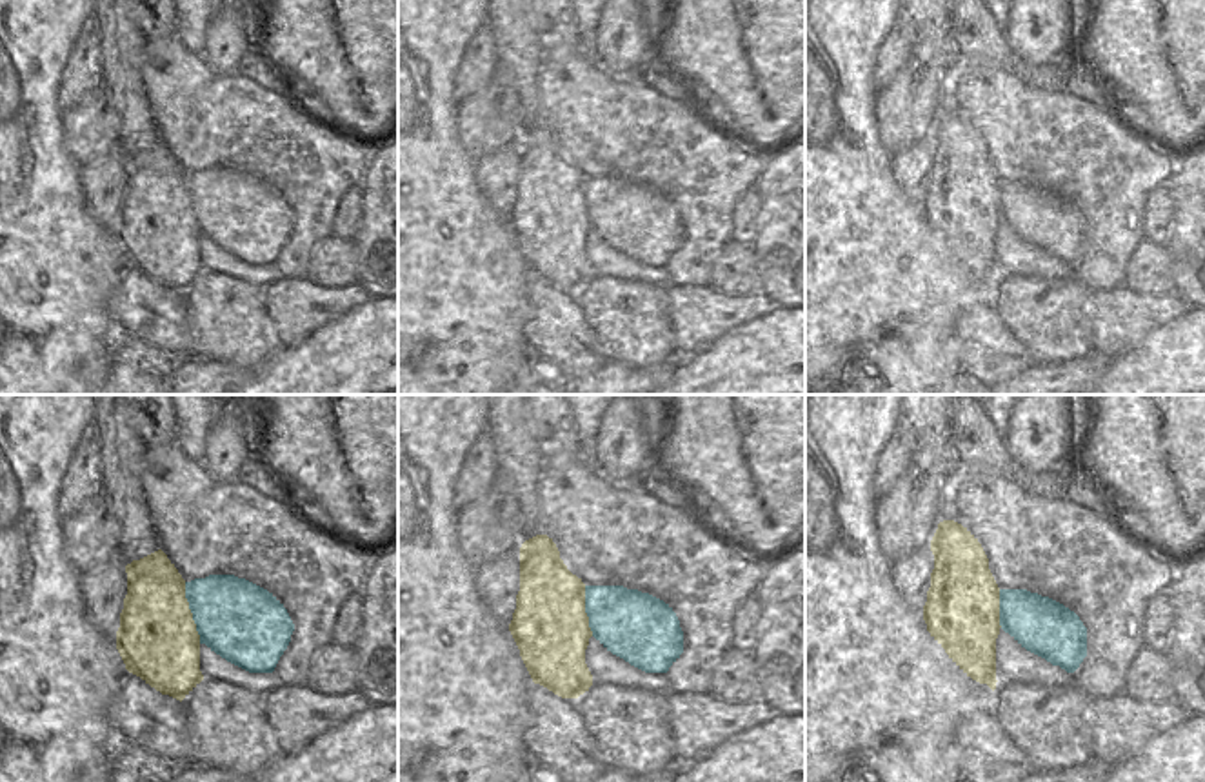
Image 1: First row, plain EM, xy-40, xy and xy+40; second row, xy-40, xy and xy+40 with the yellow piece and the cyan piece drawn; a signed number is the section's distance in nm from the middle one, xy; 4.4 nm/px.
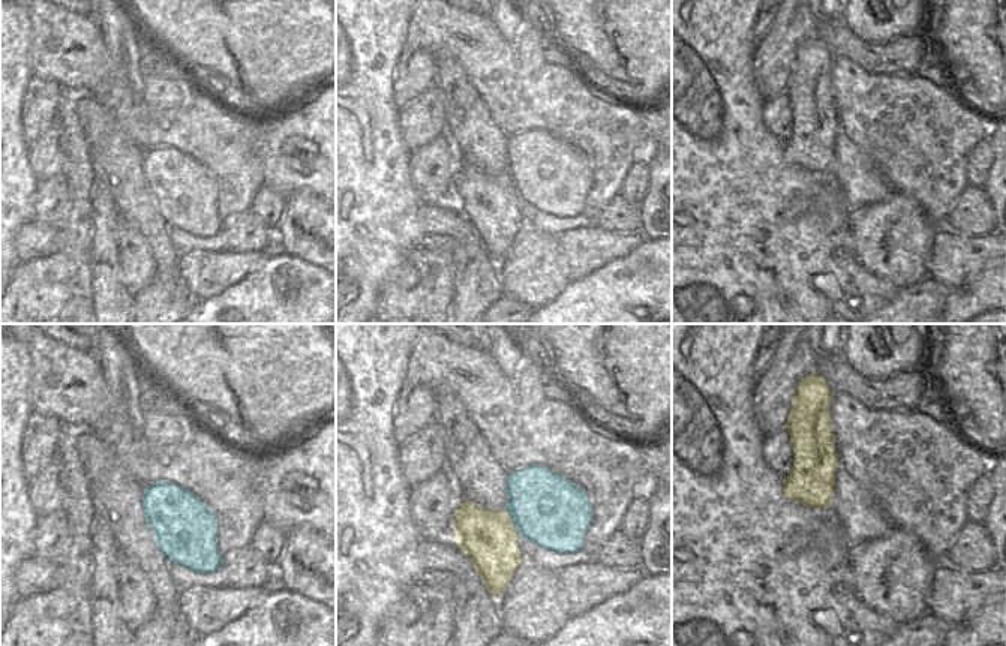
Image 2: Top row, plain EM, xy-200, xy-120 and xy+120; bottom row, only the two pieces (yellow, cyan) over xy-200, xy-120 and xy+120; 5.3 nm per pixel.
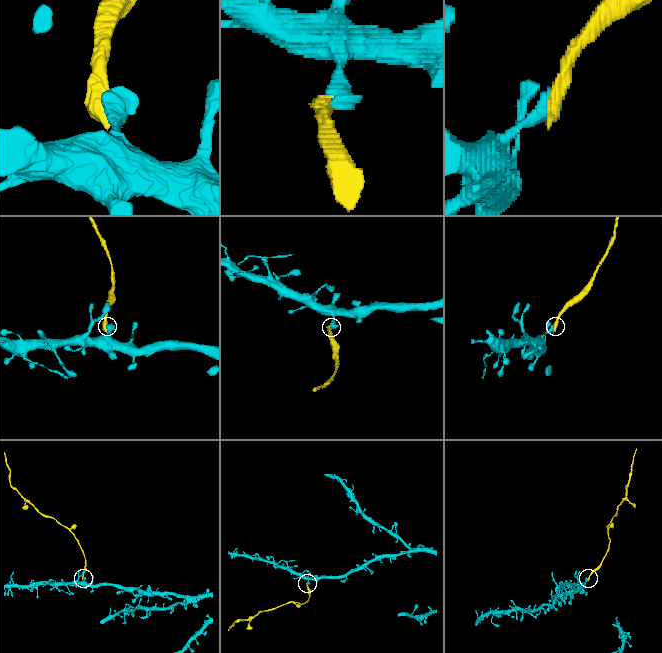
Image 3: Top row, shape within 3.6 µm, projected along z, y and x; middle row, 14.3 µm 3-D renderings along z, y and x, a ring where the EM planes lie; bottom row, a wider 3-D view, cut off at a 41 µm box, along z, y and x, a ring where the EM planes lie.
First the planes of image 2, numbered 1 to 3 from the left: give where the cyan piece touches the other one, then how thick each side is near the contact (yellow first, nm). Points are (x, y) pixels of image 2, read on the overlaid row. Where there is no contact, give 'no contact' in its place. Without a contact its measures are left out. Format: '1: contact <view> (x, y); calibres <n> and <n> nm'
1: no contact
2: contact xy-120 (511, 523); calibres 300 and 380 nm
3: no contact

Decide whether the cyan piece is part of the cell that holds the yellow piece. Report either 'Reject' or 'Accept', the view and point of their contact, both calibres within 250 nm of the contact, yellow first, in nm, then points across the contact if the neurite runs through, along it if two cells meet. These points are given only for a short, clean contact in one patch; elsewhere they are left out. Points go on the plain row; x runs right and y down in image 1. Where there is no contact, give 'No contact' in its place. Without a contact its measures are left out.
Reject. Touches yellow at xy-40 (191, 206). Thickness 360 nm (yellow) against 360 nm. Boundary: xy-40 (184, 175), (184, 190), (200, 235)

